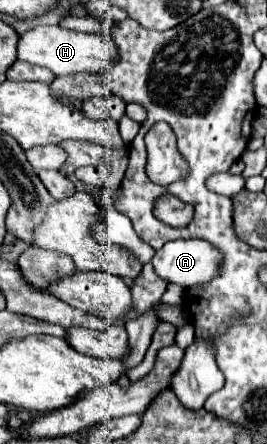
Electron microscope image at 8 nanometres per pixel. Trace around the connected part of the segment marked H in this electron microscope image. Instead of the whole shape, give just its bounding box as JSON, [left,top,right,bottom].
[18,26,118,74]

